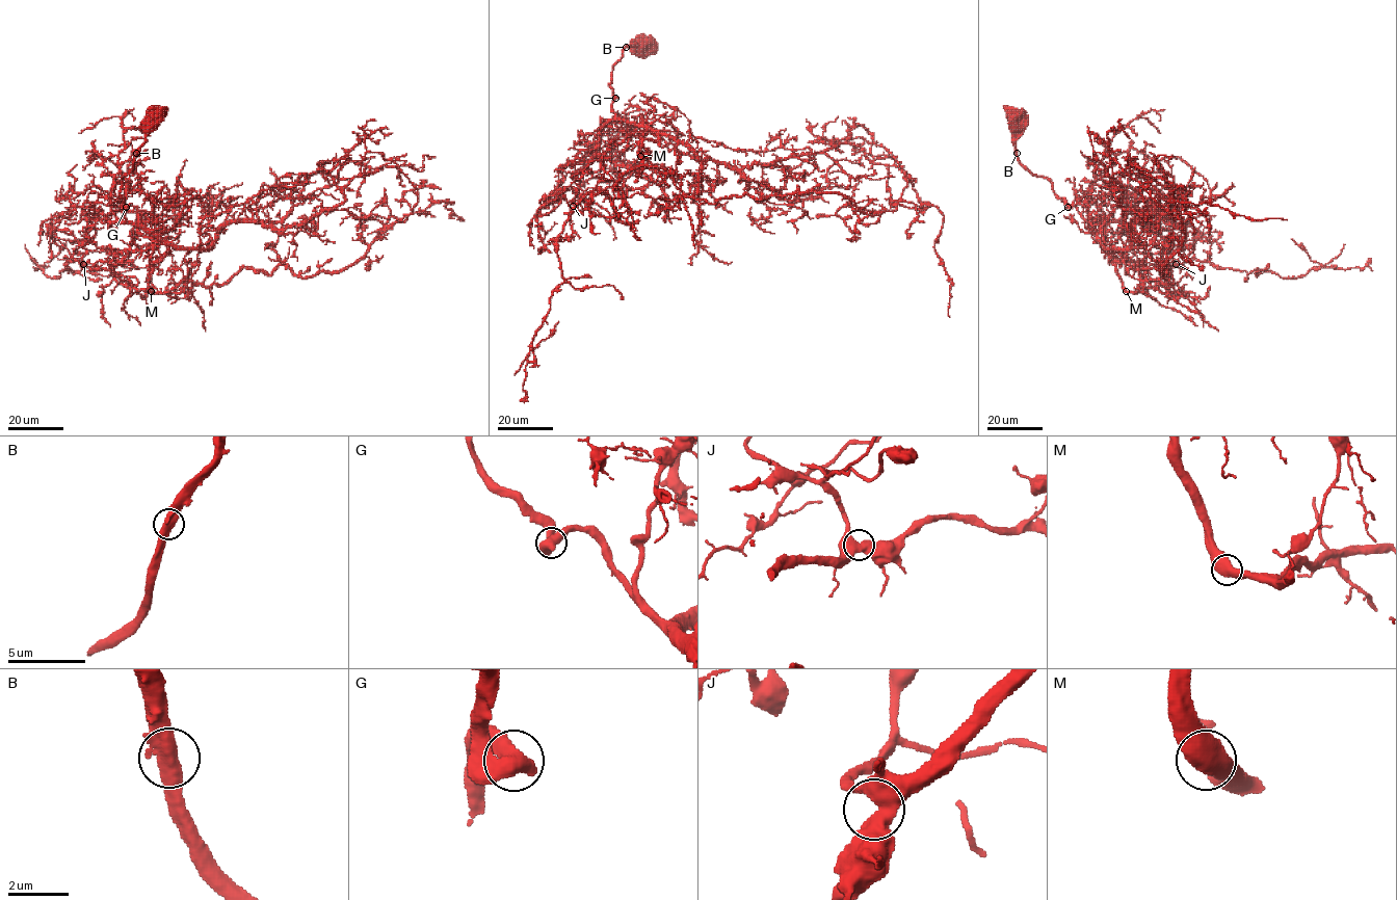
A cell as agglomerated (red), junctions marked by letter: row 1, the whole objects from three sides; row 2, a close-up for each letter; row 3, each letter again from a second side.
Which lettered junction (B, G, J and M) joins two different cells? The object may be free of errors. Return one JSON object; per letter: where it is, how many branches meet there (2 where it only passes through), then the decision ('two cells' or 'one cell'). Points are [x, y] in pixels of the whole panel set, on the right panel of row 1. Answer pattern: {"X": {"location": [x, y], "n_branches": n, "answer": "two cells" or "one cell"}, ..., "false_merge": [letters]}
{"B": {"location": [1017, 153], "n_branches": 2, "answer": "one cell"}, "G": {"location": [1068, 207], "n_branches": 2, "answer": "one cell"}, "J": {"location": [1176, 264], "n_branches": 2, "answer": "one cell"}, "M": {"location": [1126, 291], "n_branches": 2, "answer": "one cell"}, "false_merge": []}

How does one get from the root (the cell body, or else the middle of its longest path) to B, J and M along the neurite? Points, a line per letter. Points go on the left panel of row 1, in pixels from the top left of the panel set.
B: (147, 124), (151, 126), (146, 142), (136, 153)
J: (147, 124), (120, 195), (124, 216), (157, 240), (114, 257), (112, 269), (124, 285), (83, 264)
M: (147, 124), (146, 142), (123, 177), (120, 195), (124, 216), (167, 245), (153, 263), (151, 291)

